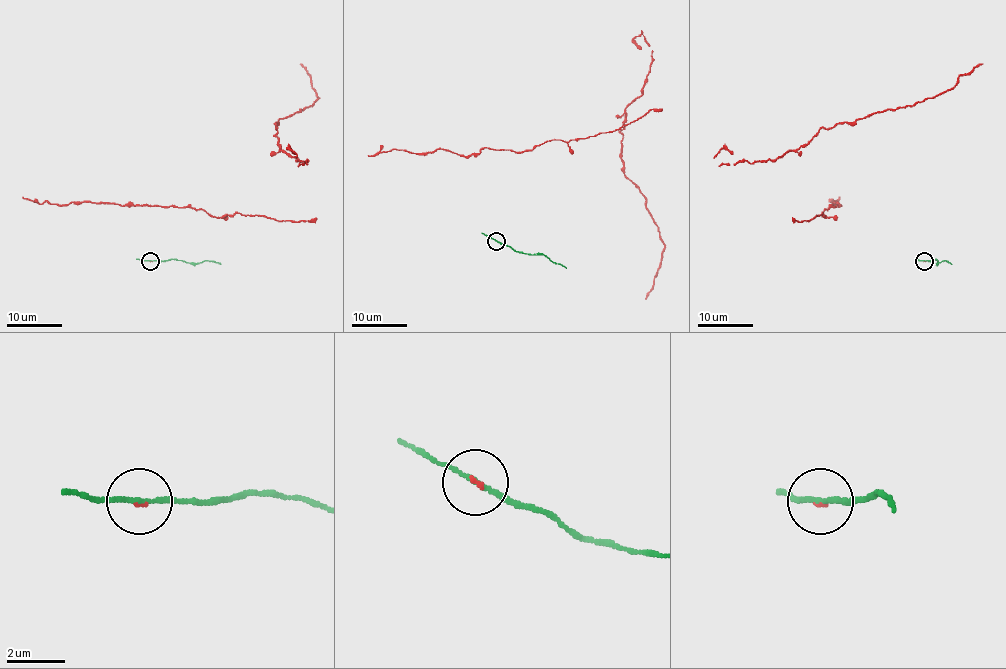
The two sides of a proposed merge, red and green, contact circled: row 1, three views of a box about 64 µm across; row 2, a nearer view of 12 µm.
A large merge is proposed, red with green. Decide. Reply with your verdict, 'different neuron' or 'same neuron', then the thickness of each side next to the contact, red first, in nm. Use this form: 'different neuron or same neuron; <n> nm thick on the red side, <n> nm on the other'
same neuron; 70 nm thick on the red side, 150 nm on the other

